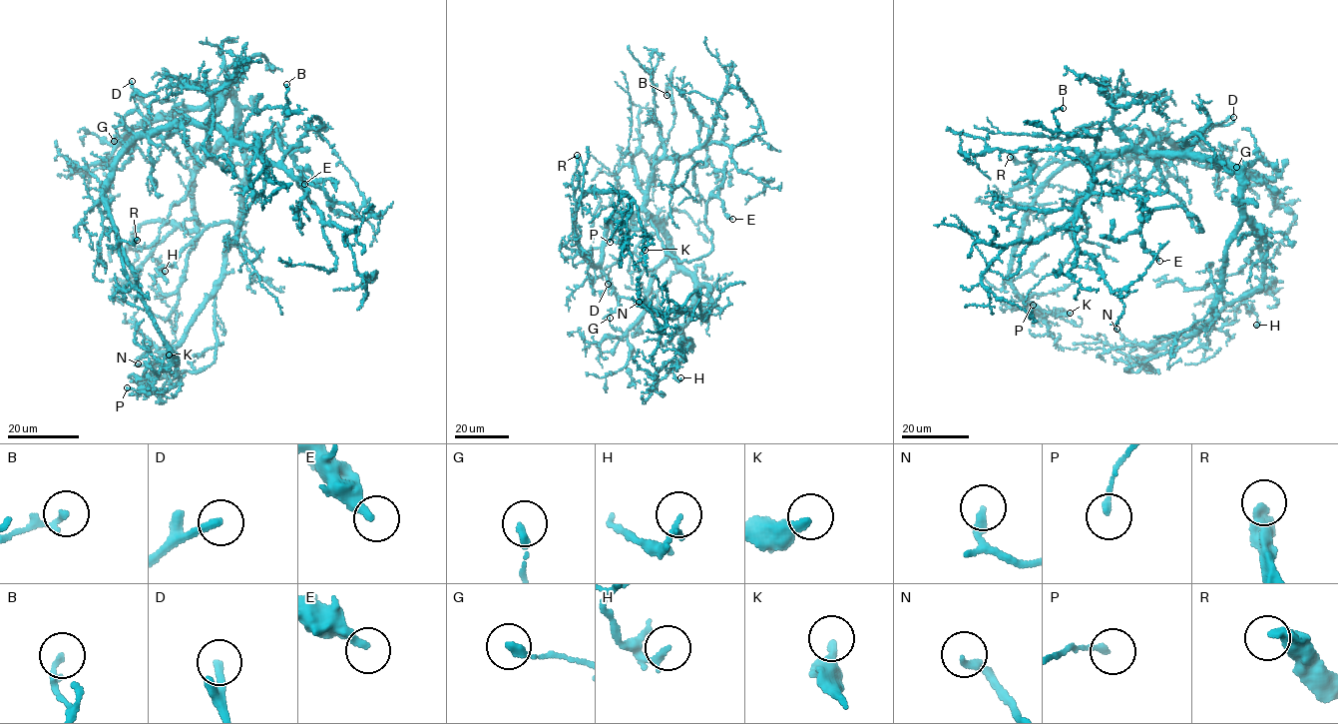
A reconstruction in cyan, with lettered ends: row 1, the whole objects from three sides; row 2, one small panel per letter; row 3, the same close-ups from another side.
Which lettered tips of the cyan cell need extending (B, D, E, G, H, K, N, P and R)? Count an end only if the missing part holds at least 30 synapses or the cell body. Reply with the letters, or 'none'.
D

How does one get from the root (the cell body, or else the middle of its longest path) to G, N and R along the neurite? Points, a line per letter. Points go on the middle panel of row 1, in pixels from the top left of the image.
G: (646, 213), (661, 226), (668, 252), (657, 270), (648, 305), (635, 324), (623, 333), (610, 325), (610, 318)
N: (646, 213), (661, 226), (670, 256), (707, 288), (713, 308), (707, 319), (673, 311), (663, 316), (639, 302)
R: (646, 213), (638, 211), (613, 219), (601, 261), (592, 264), (582, 253), (575, 230), (572, 183), (577, 155)

